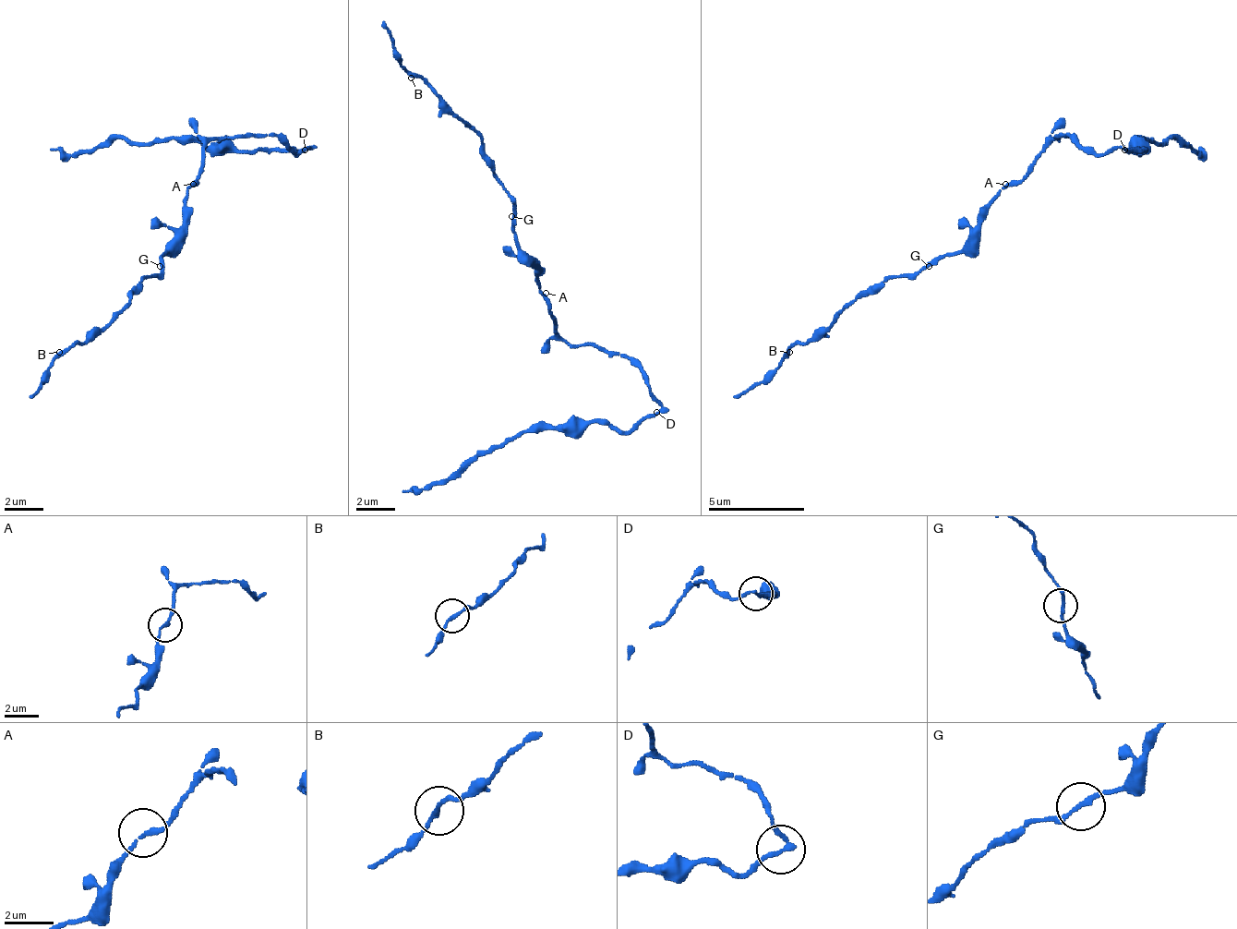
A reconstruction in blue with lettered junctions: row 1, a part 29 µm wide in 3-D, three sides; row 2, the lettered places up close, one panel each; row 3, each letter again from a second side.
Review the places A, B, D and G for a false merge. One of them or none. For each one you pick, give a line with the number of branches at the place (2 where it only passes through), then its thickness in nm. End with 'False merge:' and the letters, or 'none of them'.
D: branches 2; calibre 170 nm
False merge: D

